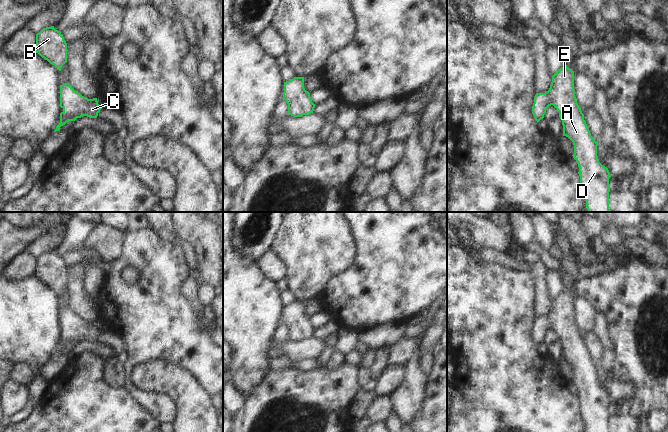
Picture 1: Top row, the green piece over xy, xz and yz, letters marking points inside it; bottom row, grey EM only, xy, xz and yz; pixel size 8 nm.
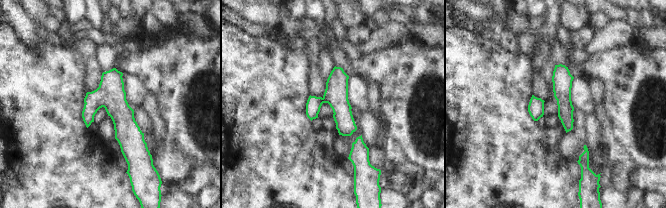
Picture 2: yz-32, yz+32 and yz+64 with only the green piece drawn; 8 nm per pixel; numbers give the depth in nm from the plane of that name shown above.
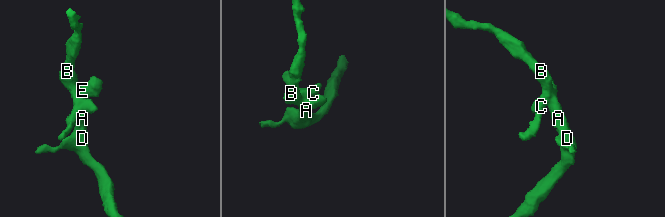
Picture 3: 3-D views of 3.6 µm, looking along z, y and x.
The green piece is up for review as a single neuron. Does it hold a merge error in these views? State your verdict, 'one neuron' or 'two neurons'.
one neuron

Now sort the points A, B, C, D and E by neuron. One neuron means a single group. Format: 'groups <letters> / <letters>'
groups A B C D E

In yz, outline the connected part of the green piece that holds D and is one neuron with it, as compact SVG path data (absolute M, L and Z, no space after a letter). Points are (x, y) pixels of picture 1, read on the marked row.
M563 66L552 76L552 82L547 92L536 93L532 114L537 122L544 118L547 108L551 105L559 112L563 125L563 136L568 137L573 142L574 154L572 156L579 167L580 188L588 212L609 212L610 172L599 162L597 156L598 142L591 136L584 120L584 114L577 103L574 91L574 72L567 66Z

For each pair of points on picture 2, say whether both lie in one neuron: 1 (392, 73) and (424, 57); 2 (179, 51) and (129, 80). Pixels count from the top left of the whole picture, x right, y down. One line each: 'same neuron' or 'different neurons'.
1: same neuron
2: different neurons

